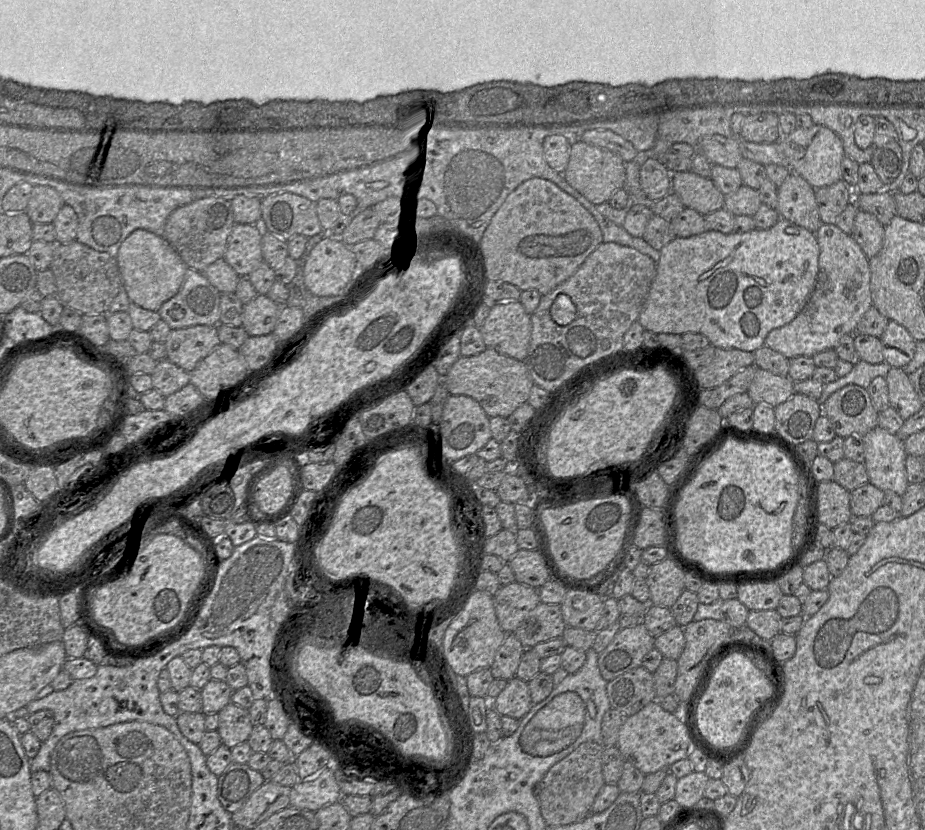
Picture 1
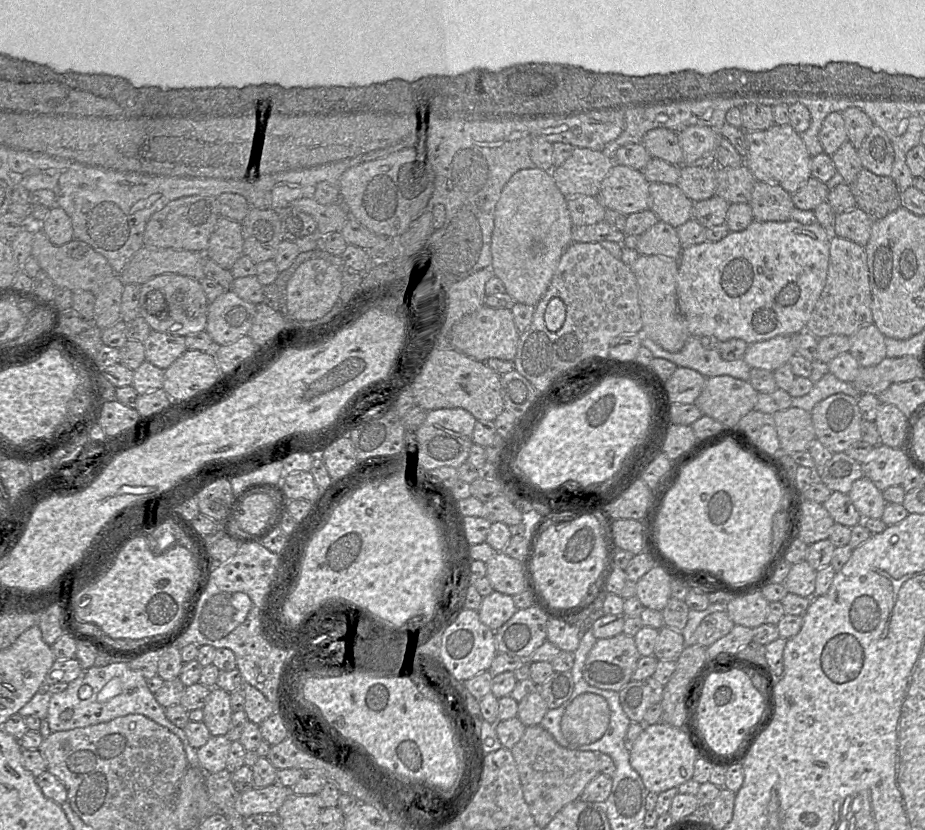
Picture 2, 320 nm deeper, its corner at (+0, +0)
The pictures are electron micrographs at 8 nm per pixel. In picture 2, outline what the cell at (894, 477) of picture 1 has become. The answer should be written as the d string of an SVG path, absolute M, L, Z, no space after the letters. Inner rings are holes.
M863 476L856 480L852 484L848 496L863 519L881 519L886 502L883 498L882 492L869 478Z

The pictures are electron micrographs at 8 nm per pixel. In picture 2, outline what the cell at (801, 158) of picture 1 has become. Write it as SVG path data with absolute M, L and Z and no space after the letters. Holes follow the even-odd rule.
M789 124L776 125L763 131L746 132L747 154L743 164L757 181L774 183L790 194L801 188L811 177L811 158L801 137Z

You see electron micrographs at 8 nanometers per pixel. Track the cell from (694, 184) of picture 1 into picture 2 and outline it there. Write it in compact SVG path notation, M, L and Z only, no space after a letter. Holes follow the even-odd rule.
M650 183L649 209L674 228L693 219L694 202L676 184Z

